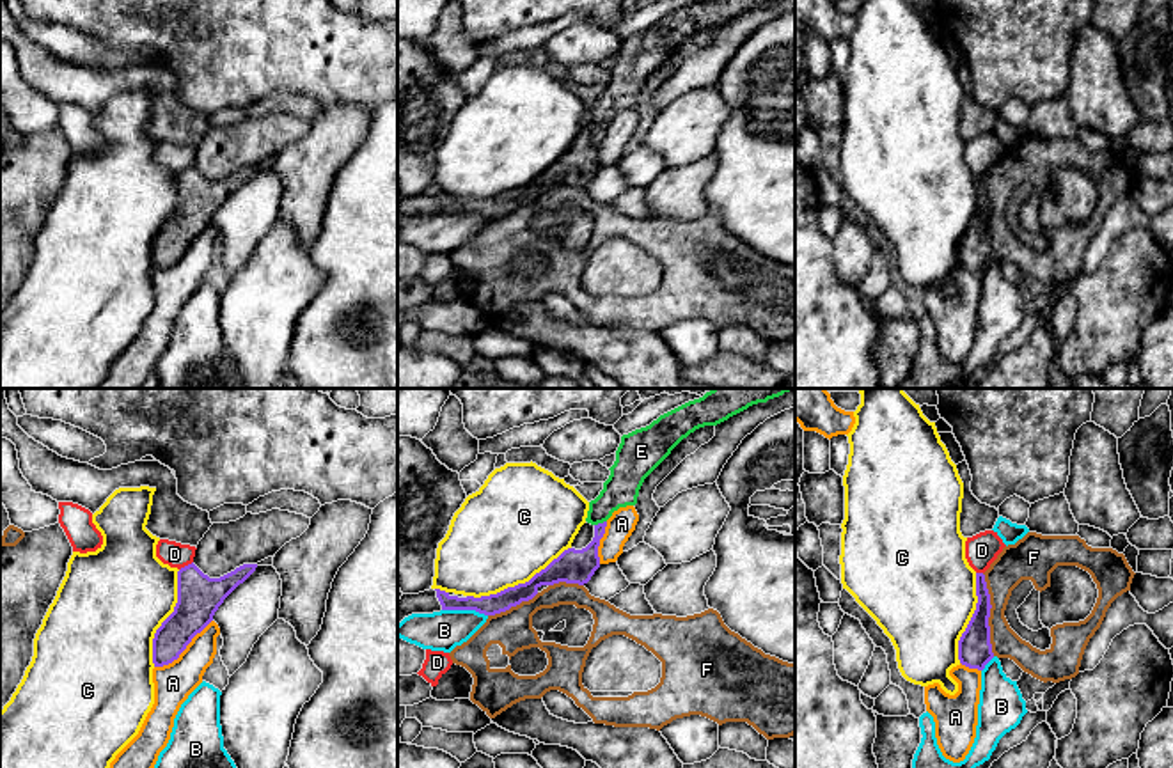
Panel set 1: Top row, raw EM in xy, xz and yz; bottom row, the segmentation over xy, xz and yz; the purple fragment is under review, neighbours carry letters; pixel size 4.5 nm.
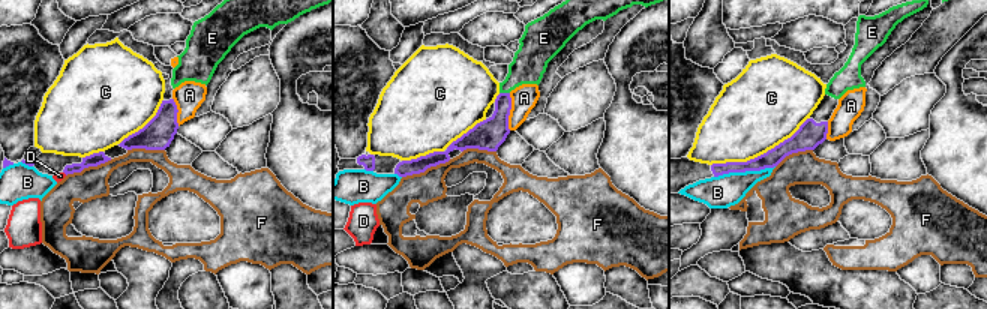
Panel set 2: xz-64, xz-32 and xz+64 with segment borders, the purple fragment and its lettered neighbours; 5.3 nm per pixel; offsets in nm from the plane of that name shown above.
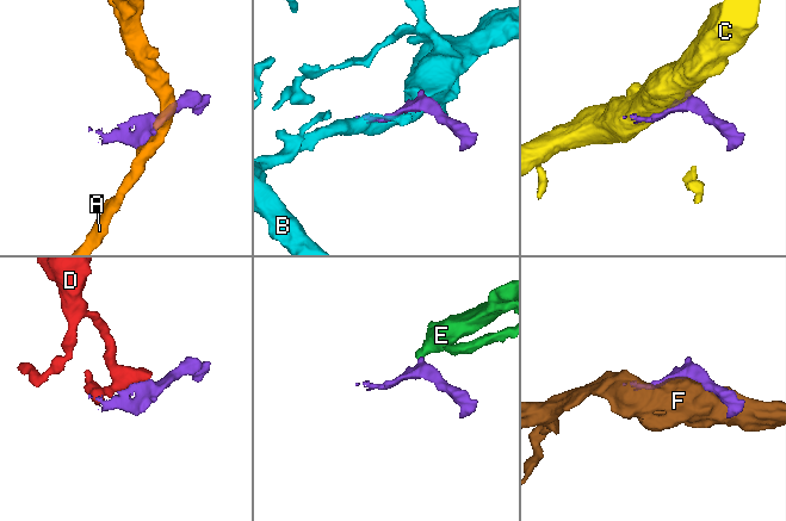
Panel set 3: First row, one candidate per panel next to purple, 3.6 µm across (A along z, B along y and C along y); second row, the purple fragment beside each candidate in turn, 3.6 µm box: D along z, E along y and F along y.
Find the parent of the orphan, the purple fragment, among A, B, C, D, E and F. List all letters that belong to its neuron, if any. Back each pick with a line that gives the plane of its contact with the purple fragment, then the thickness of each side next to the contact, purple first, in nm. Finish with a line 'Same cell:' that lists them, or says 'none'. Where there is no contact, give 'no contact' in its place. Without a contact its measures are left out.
E: contact in xz; calibres 160 and 160 nm
Same cell: E

